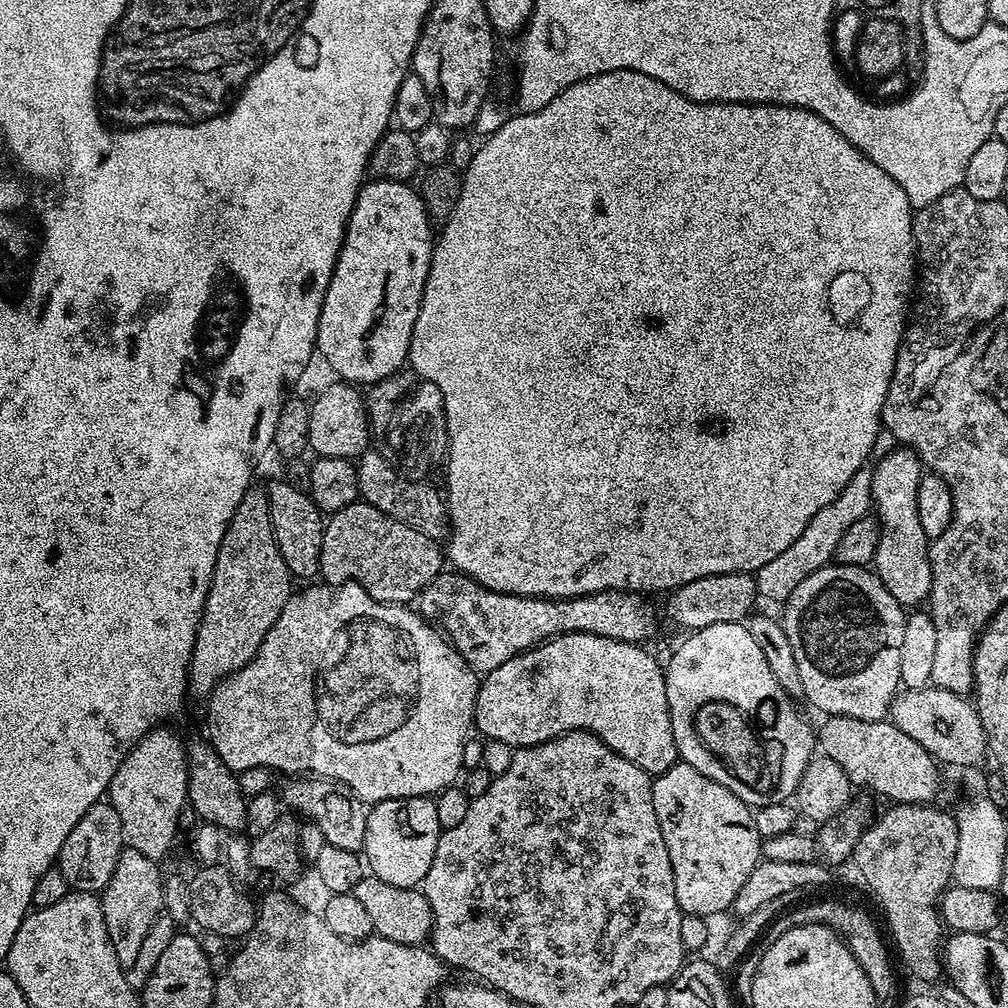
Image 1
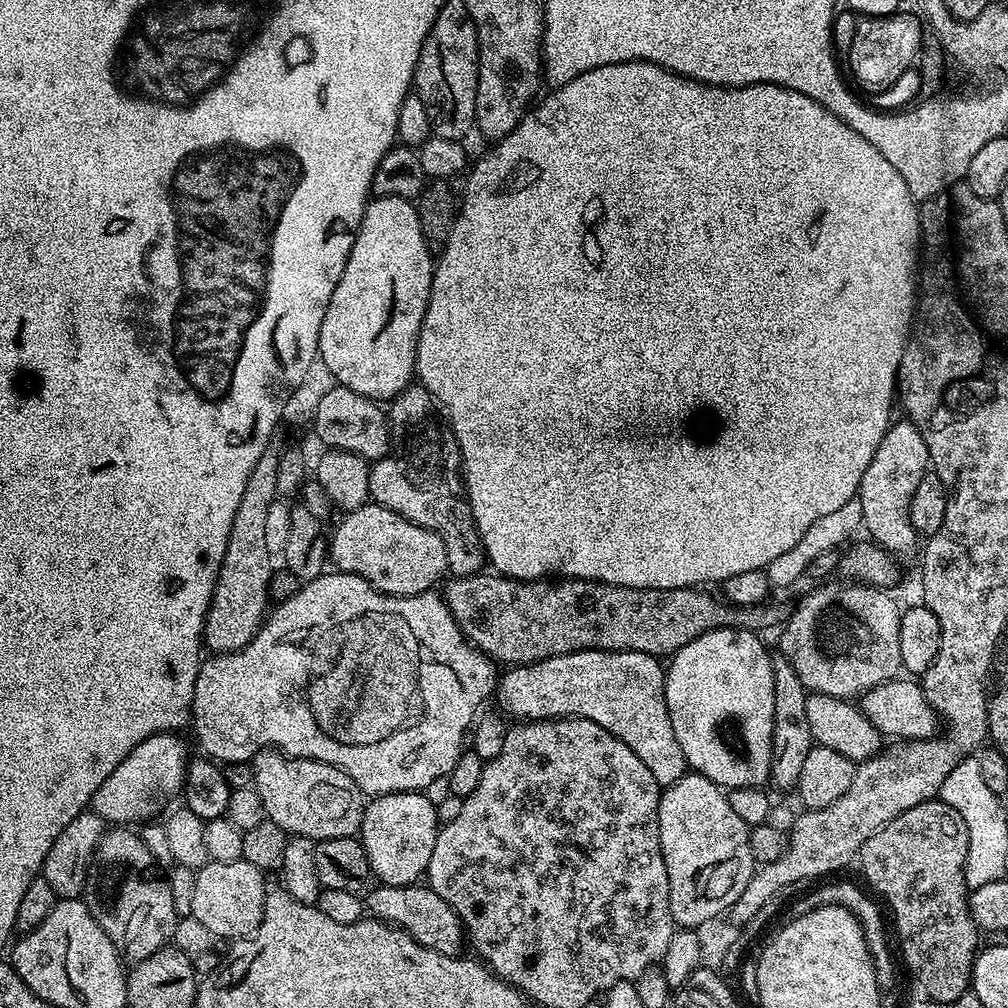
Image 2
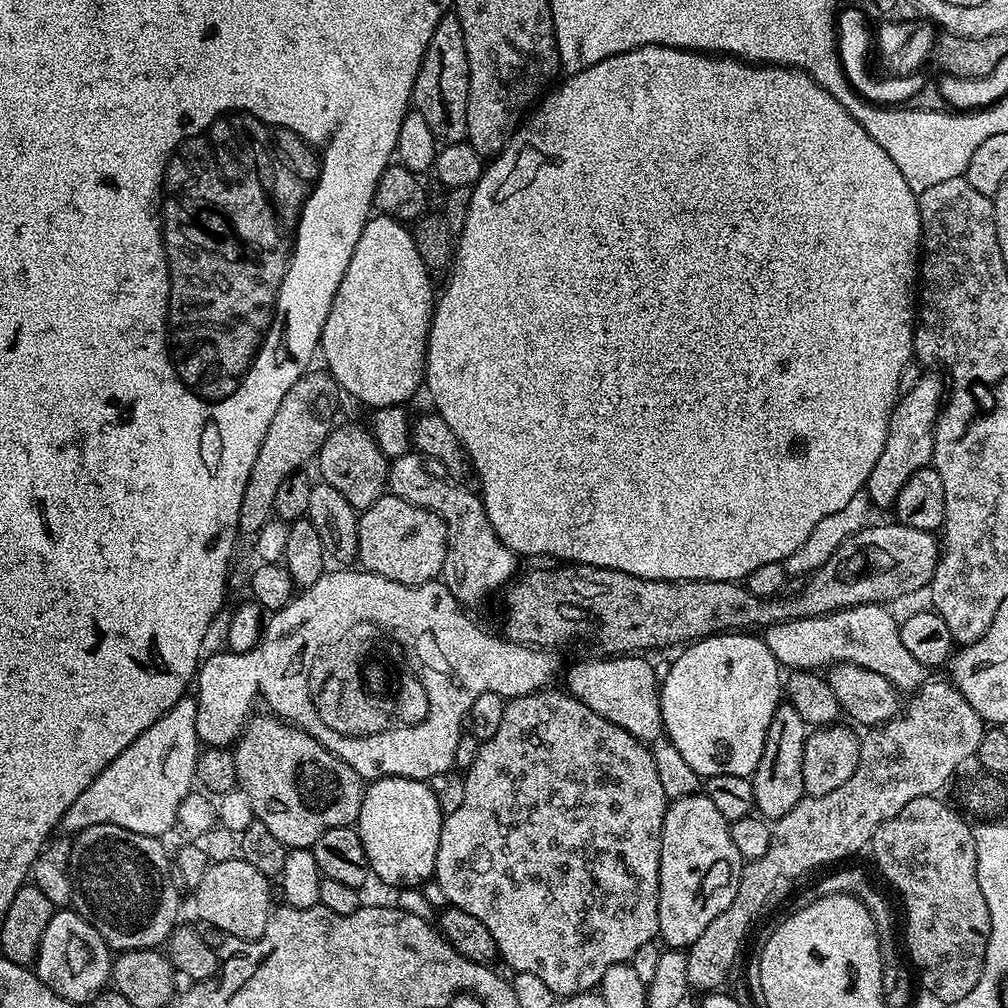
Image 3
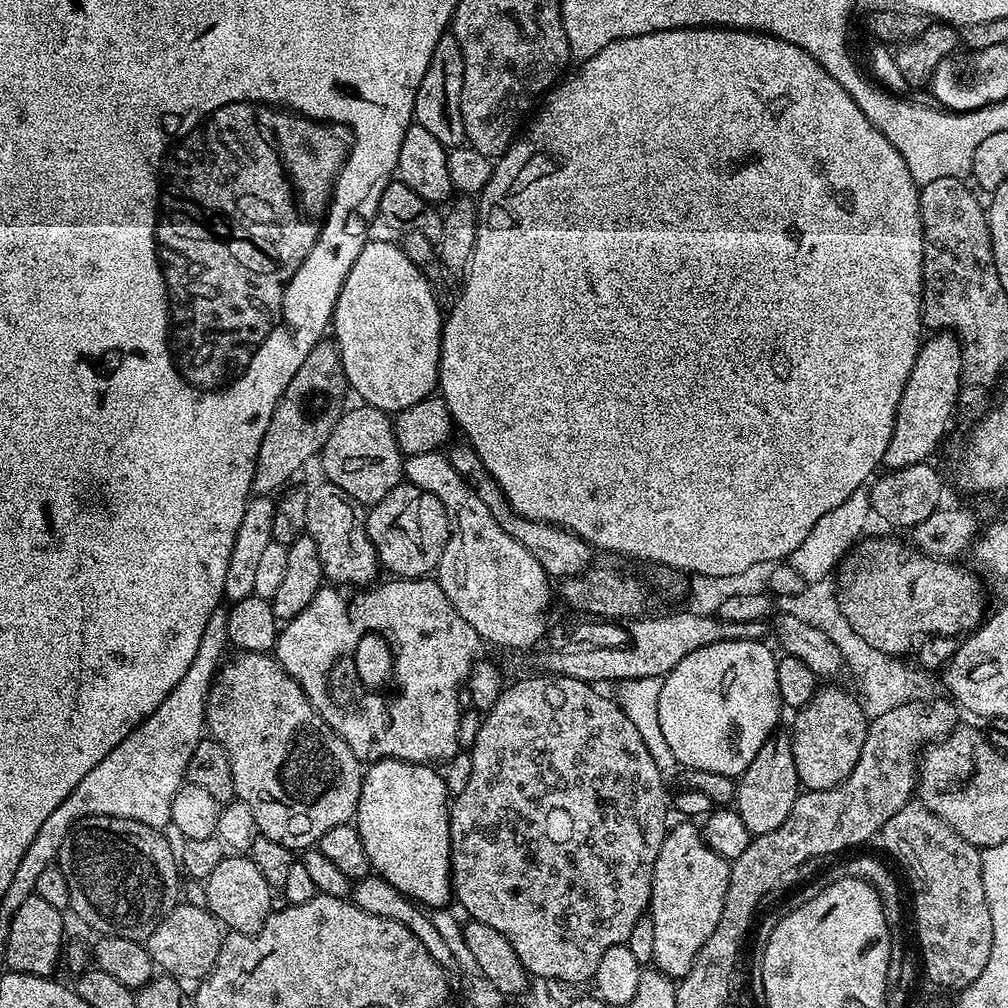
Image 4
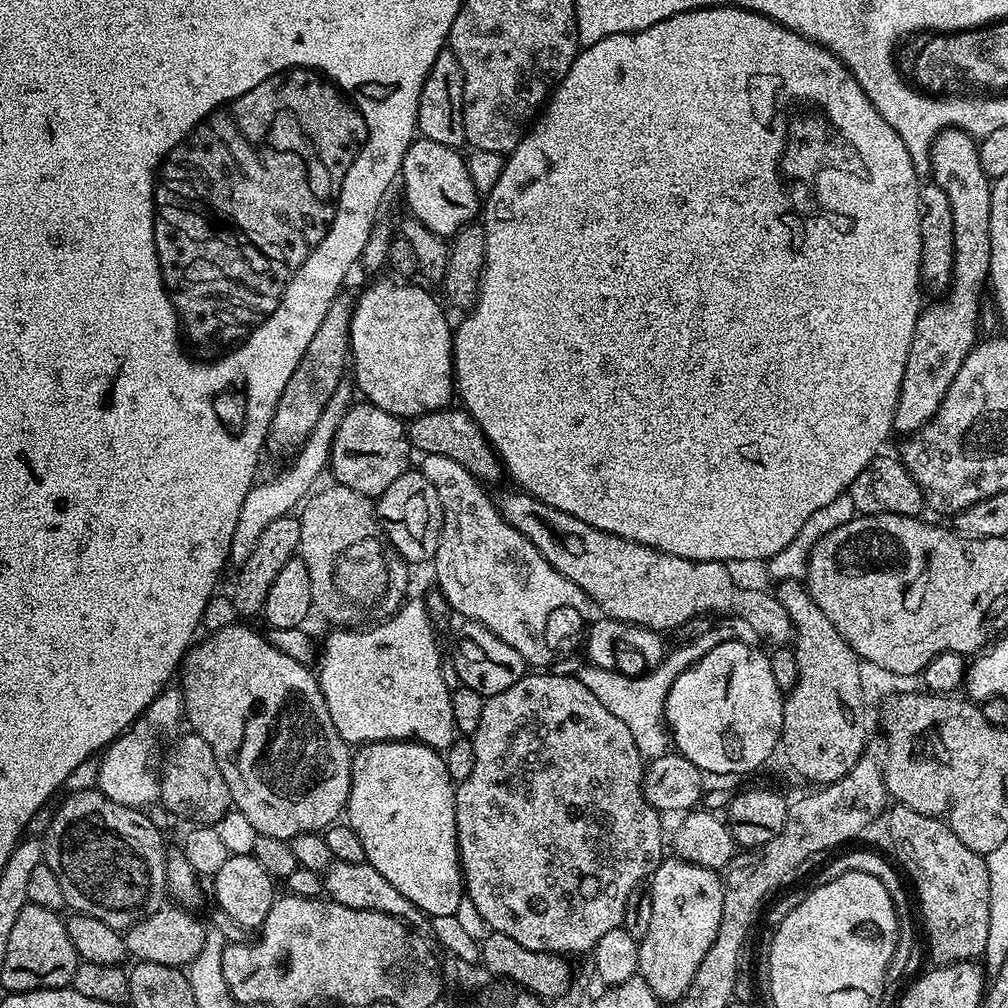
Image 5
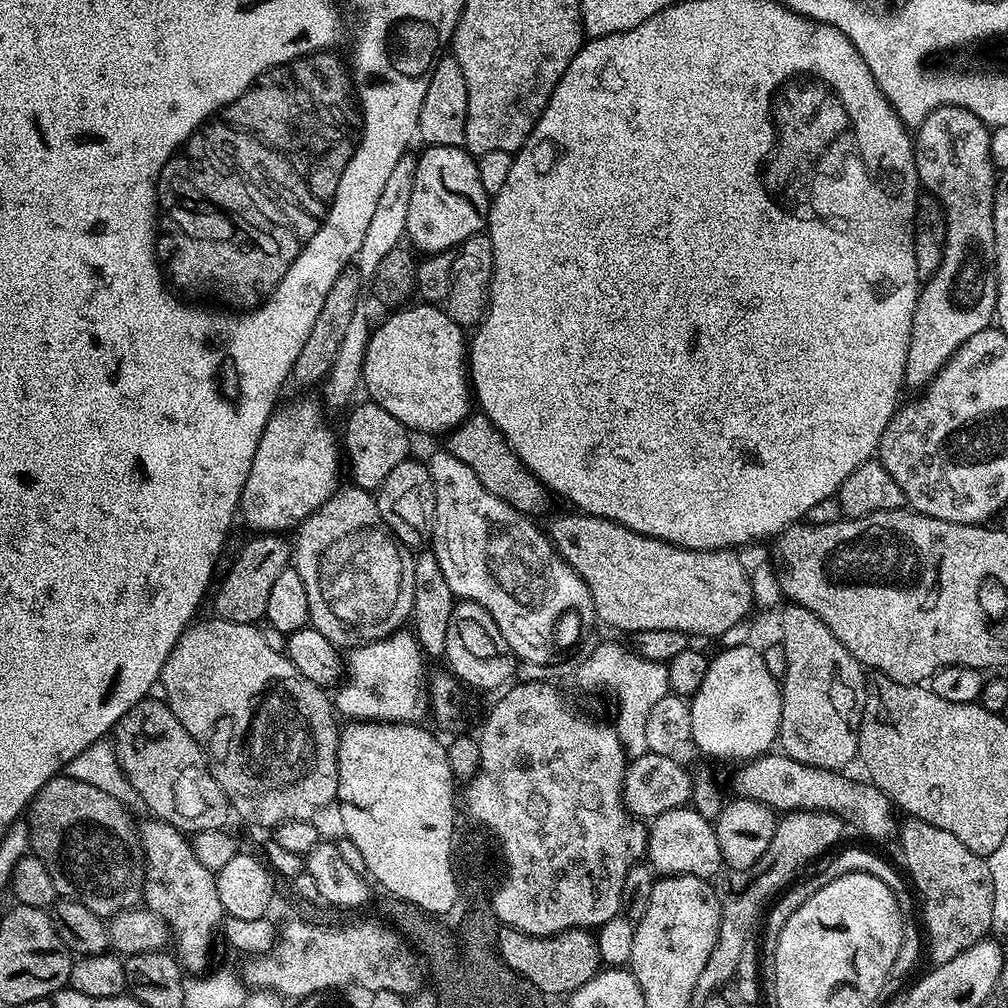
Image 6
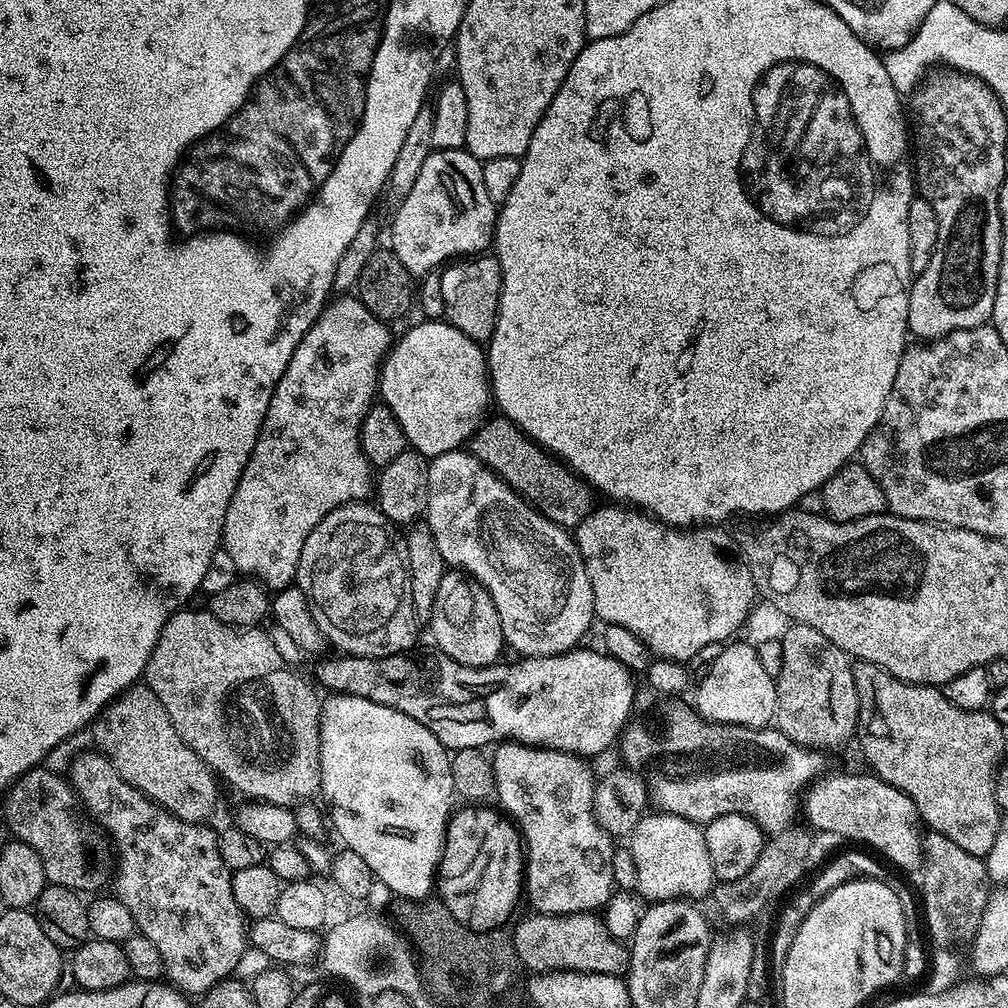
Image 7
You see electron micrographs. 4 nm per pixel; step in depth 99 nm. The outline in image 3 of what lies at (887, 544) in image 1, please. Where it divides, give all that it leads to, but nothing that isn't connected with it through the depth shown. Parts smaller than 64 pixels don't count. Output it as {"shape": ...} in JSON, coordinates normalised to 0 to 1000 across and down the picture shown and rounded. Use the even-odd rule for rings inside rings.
{"shape":[[[925,367],[918,373],[910,375],[907,383],[901,386],[890,396],[885,407],[883,419],[874,453],[867,460],[863,468],[863,474],[858,480],[858,489],[862,497],[869,503],[881,505],[888,501],[891,486],[911,466],[920,463],[926,452],[926,427],[929,424],[929,416],[938,389],[938,381],[936,376],[928,373]]]}

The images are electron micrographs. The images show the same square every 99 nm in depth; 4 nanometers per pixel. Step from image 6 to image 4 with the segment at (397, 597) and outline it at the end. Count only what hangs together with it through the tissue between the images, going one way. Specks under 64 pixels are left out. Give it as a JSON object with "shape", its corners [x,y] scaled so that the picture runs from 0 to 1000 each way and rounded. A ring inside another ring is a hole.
{"shape":[[[317,478],[313,485],[306,488],[304,531],[312,534],[312,542],[315,542],[315,554],[319,558],[322,576],[333,581],[365,581],[374,574],[373,566],[376,568],[379,561],[373,553],[373,543],[367,538],[362,501],[346,496],[343,486],[324,478]]]}

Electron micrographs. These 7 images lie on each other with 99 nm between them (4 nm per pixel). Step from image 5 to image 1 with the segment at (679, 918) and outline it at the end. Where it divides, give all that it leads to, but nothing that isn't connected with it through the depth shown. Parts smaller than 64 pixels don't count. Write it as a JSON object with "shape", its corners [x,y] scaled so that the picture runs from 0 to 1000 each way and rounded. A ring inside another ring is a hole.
{"shape":[[[672,756],[647,775],[647,795],[653,808],[653,819],[657,819],[657,831],[665,847],[667,881],[671,884],[676,906],[685,909],[707,911],[730,896],[732,883],[744,871],[756,852],[756,832],[749,818],[747,803],[736,796],[720,780],[700,772],[688,760]]]}

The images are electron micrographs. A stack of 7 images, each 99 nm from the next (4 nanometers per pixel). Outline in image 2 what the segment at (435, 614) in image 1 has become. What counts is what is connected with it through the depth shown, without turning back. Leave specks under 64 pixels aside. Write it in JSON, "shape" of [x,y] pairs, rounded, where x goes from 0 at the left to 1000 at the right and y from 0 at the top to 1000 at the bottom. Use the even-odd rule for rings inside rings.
{"shape":[[[473,569],[470,571],[453,571],[445,574],[445,579],[441,578],[438,583],[438,590],[450,617],[458,625],[458,629],[468,638],[468,642],[479,647],[485,655],[496,661],[511,661],[514,659],[528,659],[531,655],[541,655],[543,651],[557,651],[566,647],[576,647],[577,645],[597,645],[598,647],[640,647],[652,653],[663,653],[671,648],[677,641],[688,637],[701,627],[707,627],[713,623],[737,623],[739,625],[755,625],[754,623],[766,623],[777,620],[784,610],[783,600],[765,599],[759,597],[749,599],[746,603],[734,603],[731,599],[723,599],[721,595],[713,590],[705,591],[705,586],[688,583],[626,583],[625,581],[613,581],[612,579],[599,579],[596,575],[565,575],[563,573],[541,573],[539,575],[508,575],[504,571],[487,569],[480,571]]]}

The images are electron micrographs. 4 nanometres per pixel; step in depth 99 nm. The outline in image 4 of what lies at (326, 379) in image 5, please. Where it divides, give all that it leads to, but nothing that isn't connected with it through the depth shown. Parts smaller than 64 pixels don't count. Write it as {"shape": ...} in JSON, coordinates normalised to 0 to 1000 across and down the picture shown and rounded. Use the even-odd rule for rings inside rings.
{"shape":[[[332,336],[316,337],[312,347],[304,351],[304,359],[296,363],[296,371],[288,375],[288,383],[284,383],[268,415],[268,423],[264,423],[264,431],[260,431],[260,442],[256,442],[250,475],[251,489],[264,493],[277,489],[305,456],[313,457],[316,453],[323,435],[327,435],[327,427],[331,427],[335,415],[343,408],[341,392],[346,392],[346,389],[337,345]]]}

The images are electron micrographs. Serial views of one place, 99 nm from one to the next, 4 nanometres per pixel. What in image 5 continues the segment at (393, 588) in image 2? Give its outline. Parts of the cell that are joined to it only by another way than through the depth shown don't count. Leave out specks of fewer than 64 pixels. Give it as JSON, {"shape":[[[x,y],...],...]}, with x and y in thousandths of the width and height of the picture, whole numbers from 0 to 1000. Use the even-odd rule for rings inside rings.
{"shape":[[[406,466],[391,474],[391,478],[387,478],[387,482],[383,482],[381,489],[372,497],[371,503],[385,539],[406,561],[413,562],[420,556],[428,557],[432,553],[440,511],[438,498],[435,498],[435,486],[427,482],[420,467]]]}

